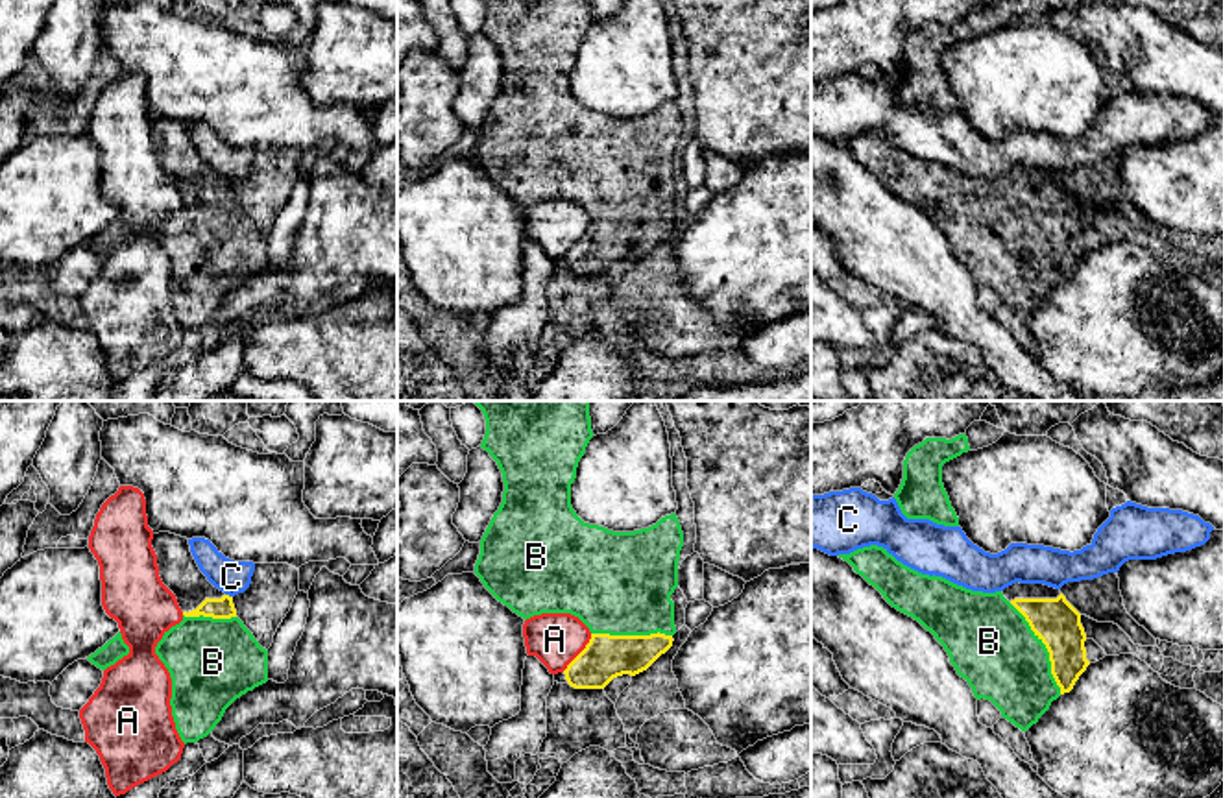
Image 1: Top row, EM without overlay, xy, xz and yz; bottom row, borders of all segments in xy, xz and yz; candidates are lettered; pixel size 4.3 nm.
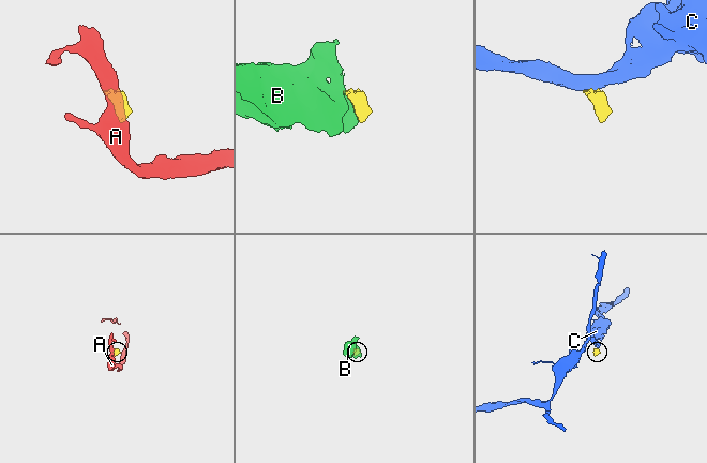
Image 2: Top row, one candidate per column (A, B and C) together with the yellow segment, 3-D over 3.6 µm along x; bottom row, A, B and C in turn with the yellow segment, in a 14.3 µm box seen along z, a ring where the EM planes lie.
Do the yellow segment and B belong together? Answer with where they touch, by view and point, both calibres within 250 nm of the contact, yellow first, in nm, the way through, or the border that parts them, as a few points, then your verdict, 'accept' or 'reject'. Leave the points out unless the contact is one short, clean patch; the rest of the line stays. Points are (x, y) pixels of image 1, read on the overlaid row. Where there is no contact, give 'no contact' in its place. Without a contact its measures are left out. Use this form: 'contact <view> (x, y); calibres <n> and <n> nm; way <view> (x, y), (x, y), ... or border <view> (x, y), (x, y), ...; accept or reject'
contact yz (1046, 647); calibres 200 and 380 nm; accept

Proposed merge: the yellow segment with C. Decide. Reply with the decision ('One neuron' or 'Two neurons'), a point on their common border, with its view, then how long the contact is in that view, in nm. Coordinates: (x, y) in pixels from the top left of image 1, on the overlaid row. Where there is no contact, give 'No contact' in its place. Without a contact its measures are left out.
Two neurons. Touches yellow at xy (228, 595). Shared border 40 nm

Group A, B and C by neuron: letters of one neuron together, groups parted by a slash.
A / B / C

